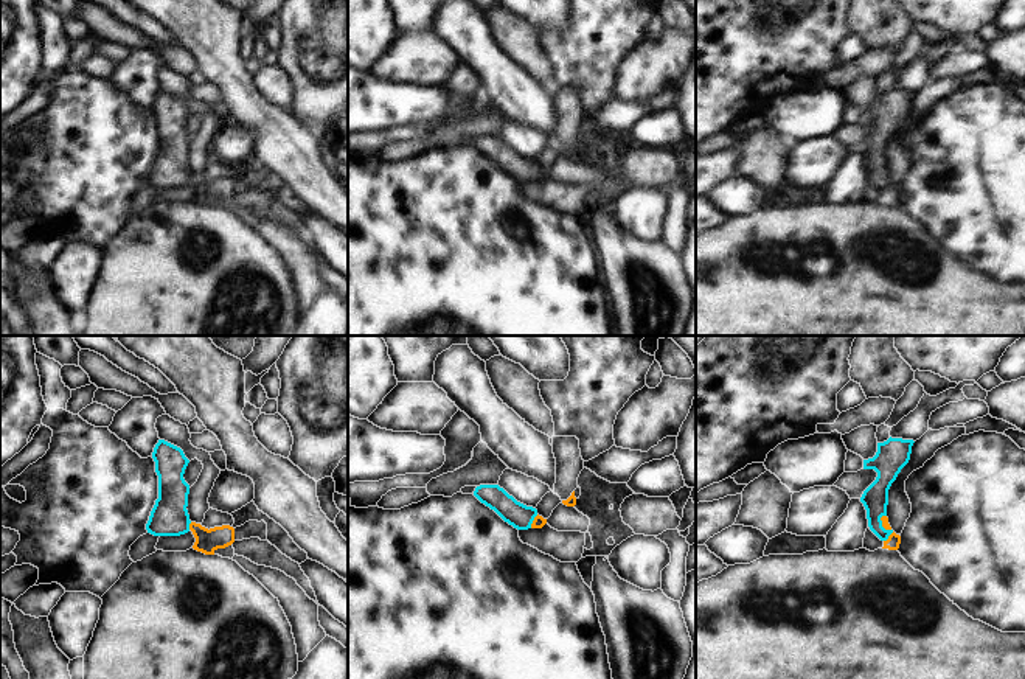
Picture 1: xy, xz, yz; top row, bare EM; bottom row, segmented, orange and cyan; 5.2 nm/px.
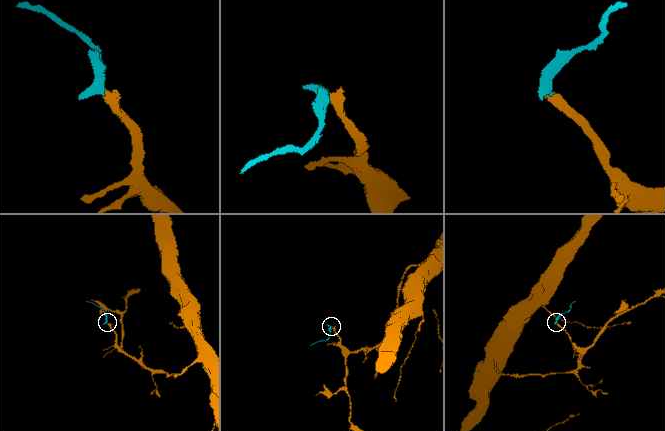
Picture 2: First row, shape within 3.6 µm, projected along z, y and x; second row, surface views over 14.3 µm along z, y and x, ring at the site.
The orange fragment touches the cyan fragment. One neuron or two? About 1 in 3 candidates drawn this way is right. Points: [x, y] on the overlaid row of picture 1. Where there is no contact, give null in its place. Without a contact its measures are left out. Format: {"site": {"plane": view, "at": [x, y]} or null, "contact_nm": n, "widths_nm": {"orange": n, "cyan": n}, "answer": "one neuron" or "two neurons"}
{"site": {"plane": "xz", "at": [533, 521]}, "contact_nm": 80, "widths_nm": {"orange": 60, "cyan": 130}, "answer": "one neuron"}

